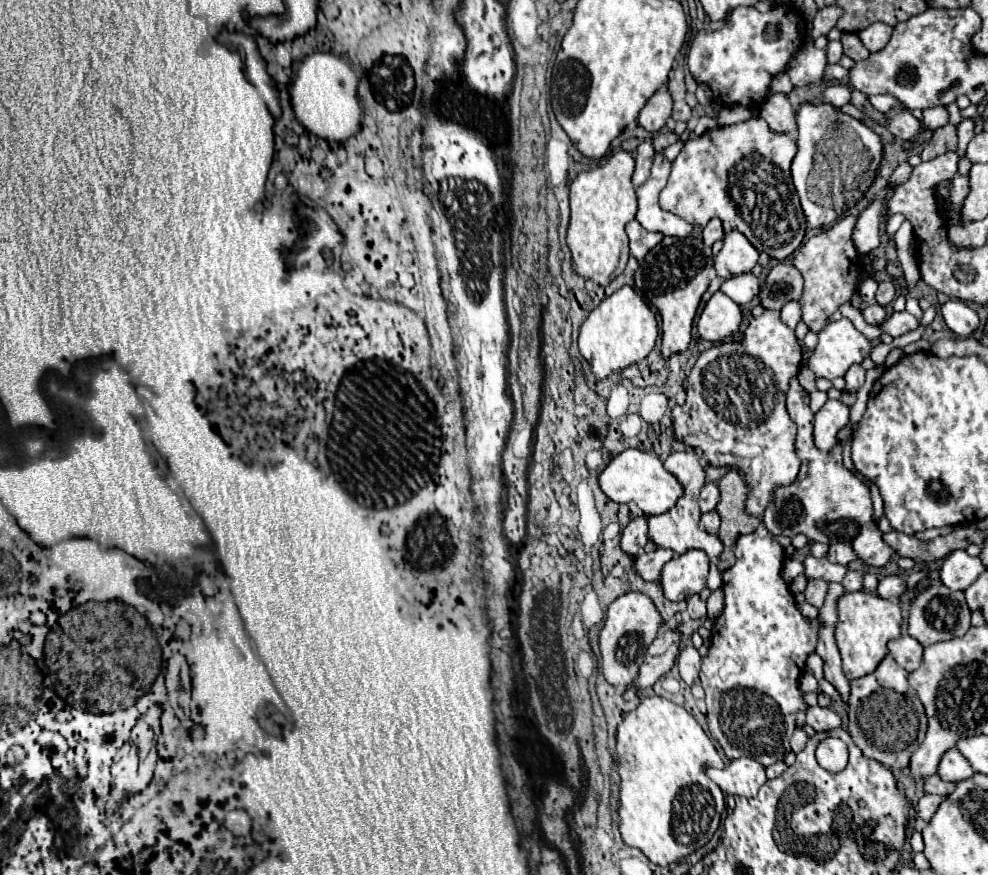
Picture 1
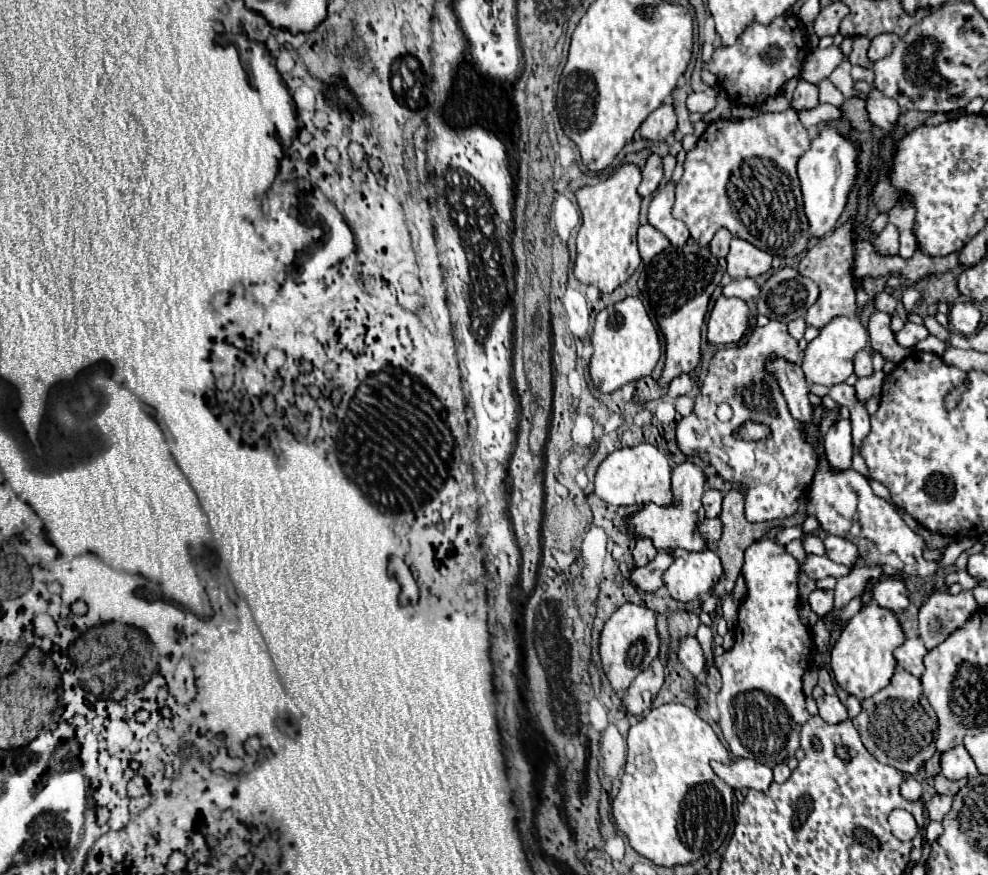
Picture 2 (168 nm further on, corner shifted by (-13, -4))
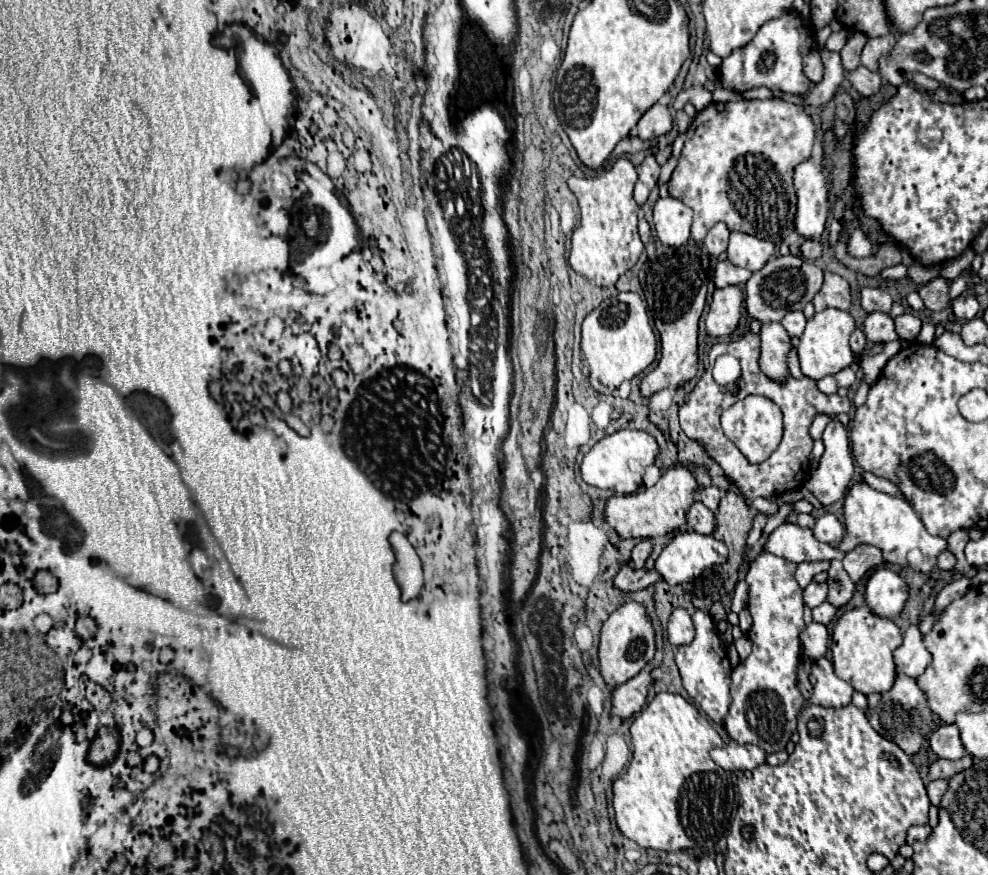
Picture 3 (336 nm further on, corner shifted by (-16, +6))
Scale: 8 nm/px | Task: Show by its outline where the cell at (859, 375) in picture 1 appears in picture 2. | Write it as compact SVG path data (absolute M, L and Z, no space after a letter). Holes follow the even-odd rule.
M863 350L855 356L855 374L857 374L857 378L873 374L873 364L871 364L871 352L869 350Z

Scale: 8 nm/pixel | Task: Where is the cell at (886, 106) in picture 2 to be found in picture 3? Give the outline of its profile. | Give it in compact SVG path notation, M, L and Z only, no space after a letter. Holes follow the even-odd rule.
M866 66L856 68L856 72L846 72L850 84L862 94L862 96L872 96L878 92L878 88L882 86L880 74L878 72L870 72Z

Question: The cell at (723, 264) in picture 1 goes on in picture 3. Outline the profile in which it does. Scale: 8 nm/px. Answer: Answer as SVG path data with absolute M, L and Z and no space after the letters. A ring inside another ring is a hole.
M732 232L728 244L728 260L740 268L750 272L760 270L768 258L774 254L774 244L768 240L760 240L750 234Z

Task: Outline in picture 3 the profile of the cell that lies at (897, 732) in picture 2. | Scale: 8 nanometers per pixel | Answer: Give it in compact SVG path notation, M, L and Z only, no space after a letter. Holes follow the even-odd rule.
M898 674L890 692L868 696L866 716L868 716L868 720L876 732L880 732L884 738L896 742L908 756L914 756L922 748L922 742L934 730L932 710L926 706L922 690L918 688L914 678L908 678L904 674Z

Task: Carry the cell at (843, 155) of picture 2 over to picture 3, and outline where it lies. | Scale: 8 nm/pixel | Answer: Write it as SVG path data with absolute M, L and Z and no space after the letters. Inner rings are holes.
M806 160L796 166L796 232L802 238L818 238L824 232L830 202L828 180L818 164Z

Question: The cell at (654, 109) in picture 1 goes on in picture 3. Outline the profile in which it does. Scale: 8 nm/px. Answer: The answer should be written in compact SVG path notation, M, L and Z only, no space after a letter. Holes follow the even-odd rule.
M654 104L638 122L638 138L640 140L650 140L650 138L658 138L670 132L672 128L672 114L668 110L668 106L662 104Z

